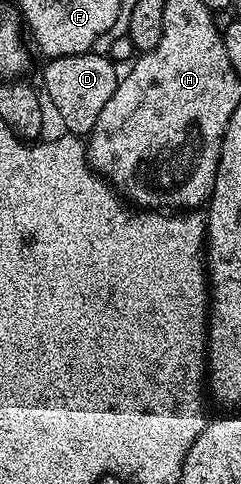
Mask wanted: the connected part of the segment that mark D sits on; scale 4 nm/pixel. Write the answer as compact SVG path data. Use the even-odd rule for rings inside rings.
M100 50L54 56L47 63L44 68L44 88L42 87L47 103L50 108L52 103L53 110L60 115L65 133L81 138L87 137L94 130L106 102L114 98L114 90L120 85L117 65L108 54L103 51L100 53Z

